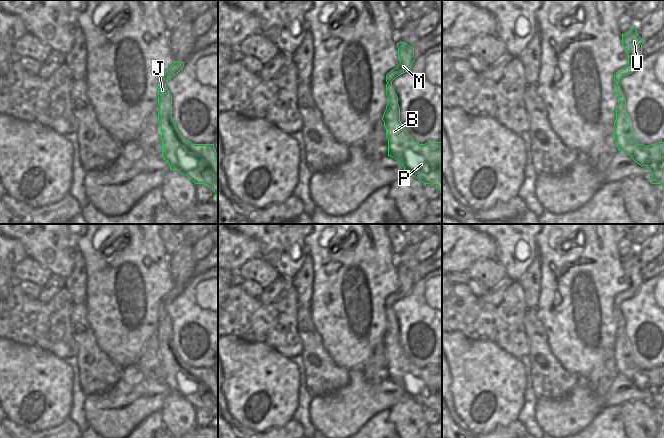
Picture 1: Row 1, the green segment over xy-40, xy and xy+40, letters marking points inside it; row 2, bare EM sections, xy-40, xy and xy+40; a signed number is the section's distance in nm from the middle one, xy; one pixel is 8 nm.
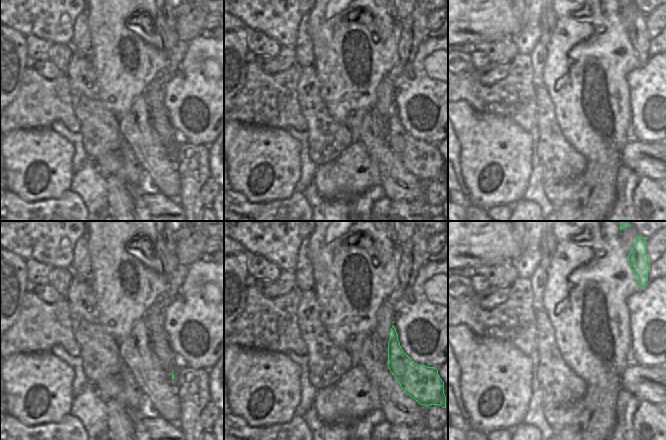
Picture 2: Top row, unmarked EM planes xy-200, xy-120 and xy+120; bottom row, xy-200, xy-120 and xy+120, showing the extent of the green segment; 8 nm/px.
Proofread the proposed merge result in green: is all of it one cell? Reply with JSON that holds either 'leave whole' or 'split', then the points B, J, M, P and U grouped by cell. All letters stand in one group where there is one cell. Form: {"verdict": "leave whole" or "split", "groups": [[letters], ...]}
{"verdict": "leave whole", "groups": [["B", "J", "M", "P", "U"]]}

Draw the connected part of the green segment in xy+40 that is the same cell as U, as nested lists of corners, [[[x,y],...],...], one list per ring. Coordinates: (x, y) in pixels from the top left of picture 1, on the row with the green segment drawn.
[[[636,25],[627,33],[622,34],[622,45],[628,55],[628,65],[621,68],[614,75],[614,89],[618,97],[616,107],[616,119],[614,121],[614,139],[618,150],[621,150],[632,157],[641,166],[647,166],[652,177],[648,180],[651,184],[664,186],[664,142],[657,142],[649,146],[639,144],[630,127],[630,119],[626,113],[626,99],[617,84],[623,77],[636,70],[642,55],[644,40],[638,35]]]

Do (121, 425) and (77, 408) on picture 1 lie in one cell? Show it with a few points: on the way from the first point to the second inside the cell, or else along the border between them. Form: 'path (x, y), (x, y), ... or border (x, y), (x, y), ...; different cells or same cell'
border (85, 396), (84, 414), (89, 426); different cells

